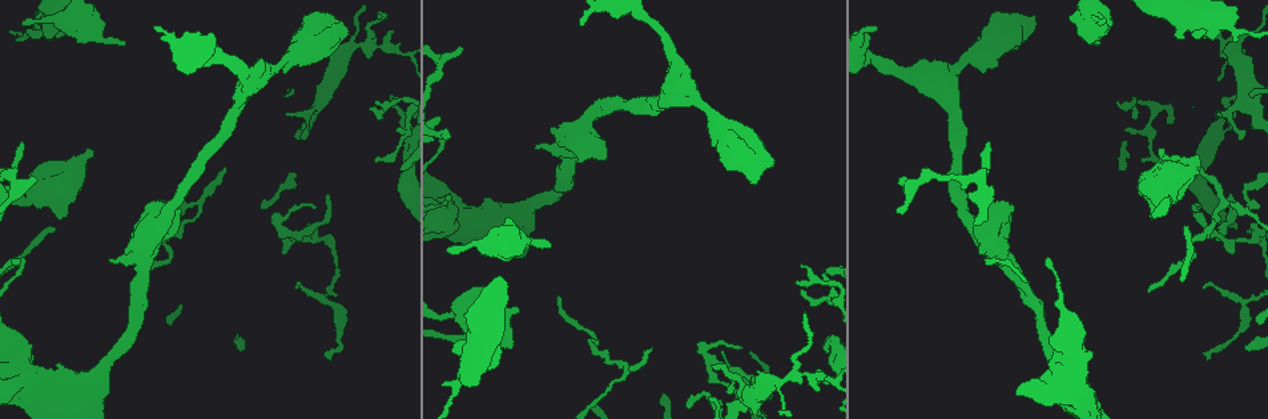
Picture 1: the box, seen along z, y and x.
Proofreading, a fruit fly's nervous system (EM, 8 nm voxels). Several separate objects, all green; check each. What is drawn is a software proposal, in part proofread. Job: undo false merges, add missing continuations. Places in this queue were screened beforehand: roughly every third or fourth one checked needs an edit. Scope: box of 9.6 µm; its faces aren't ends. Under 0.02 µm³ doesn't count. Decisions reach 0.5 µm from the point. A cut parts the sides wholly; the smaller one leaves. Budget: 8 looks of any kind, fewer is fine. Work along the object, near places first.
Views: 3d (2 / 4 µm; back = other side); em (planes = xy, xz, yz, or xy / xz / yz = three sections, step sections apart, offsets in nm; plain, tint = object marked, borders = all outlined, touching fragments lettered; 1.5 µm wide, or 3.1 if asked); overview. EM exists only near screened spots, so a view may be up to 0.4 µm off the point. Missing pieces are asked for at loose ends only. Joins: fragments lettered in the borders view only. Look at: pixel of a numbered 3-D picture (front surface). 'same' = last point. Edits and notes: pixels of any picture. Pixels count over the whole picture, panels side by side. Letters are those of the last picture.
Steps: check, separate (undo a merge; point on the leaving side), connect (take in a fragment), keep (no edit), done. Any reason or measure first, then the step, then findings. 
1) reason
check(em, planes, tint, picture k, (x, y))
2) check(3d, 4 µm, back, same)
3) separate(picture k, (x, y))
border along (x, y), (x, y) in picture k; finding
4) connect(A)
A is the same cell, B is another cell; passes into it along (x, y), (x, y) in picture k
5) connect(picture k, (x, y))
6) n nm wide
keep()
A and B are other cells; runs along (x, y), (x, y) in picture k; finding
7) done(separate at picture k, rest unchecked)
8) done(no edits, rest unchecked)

sharp bend
check(3d, 4 µm, picture 1, (590, 336))

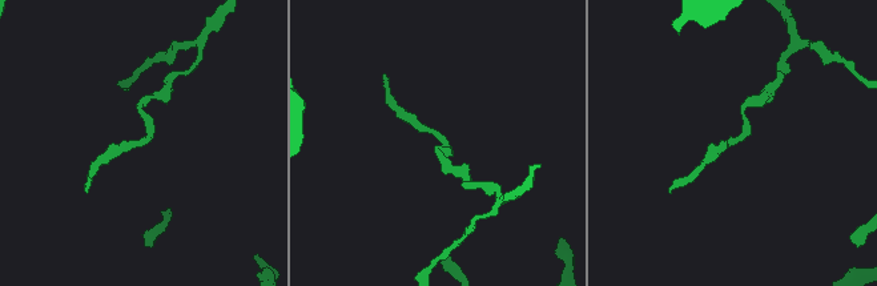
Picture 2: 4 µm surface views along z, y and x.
shape alone is not enough
check(em, planes, plain, picture 2, (733, 140))

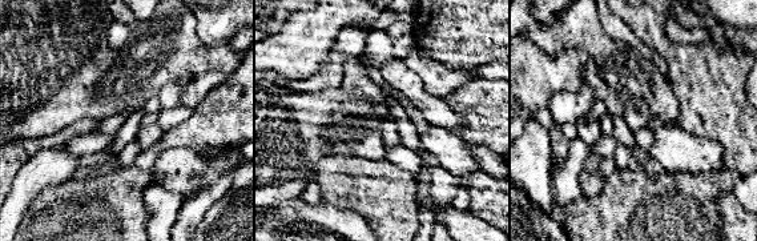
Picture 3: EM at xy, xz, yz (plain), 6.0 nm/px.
see the neighbours
check(em, planes, borders, same)

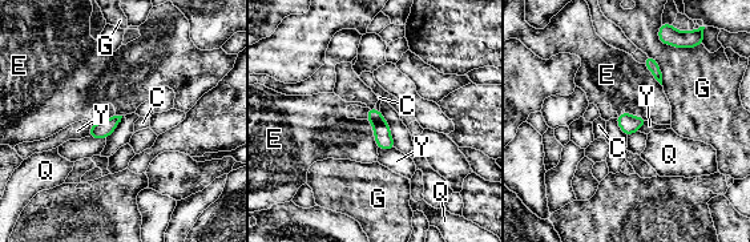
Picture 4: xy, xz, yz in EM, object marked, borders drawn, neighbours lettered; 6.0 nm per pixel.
100 nm wide
keep()
C, E, G, Q and Y are other cells; border along (366, 119), (373, 125), (378, 146) in picture 4; continuous, no second neuron

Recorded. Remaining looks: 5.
branch point
check(em, yz, step 8, tint, picture 1, (711, 363))

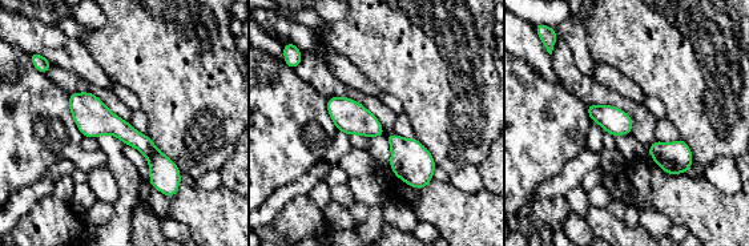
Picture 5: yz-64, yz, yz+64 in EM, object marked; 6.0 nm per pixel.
check(em, xz, step 4, borders, same)

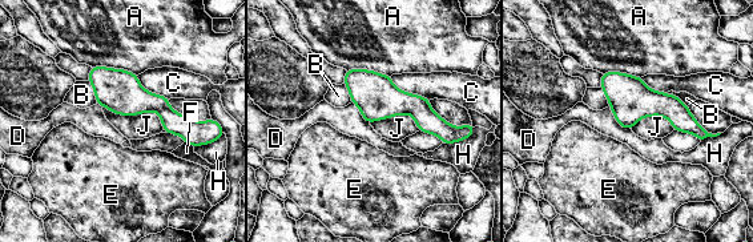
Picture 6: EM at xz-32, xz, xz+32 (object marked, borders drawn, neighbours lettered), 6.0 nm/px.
keep()
A, B, C, D, E, F, H and J are other cells; border along (103, 105), (154, 111), (164, 129) in picture 6; one neuron here

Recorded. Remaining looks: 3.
tapers out
check(3d, 2 µm, picture 1, (391, 29))

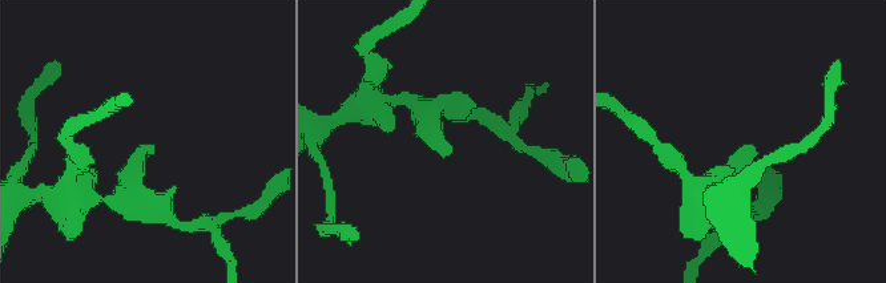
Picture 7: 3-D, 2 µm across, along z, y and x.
shape alone is not enough
check(em, xz, step 8, borders, picture 7, (151, 148))

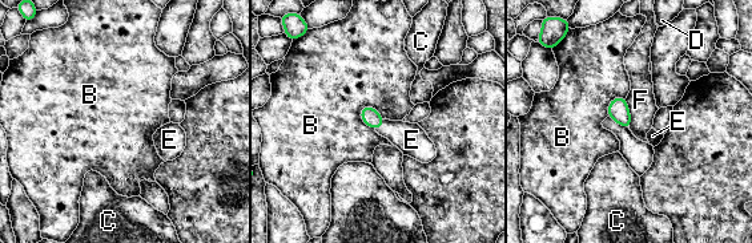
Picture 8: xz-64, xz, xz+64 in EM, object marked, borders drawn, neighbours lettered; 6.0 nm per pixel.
another direction
check(em, planes, borders, same)

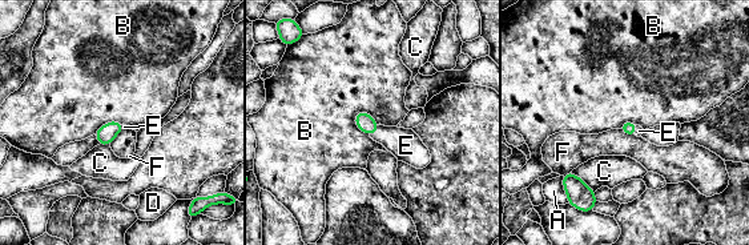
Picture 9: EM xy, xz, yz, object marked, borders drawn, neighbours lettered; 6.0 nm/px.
connect(E)
E is the same cell, A, B, C, D and F are other cells; passes into it along (363, 121), (375, 131), (406, 145) in picture 9; the neuron continues

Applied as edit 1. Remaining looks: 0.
done(connect at picture 9, rest unchecked)

